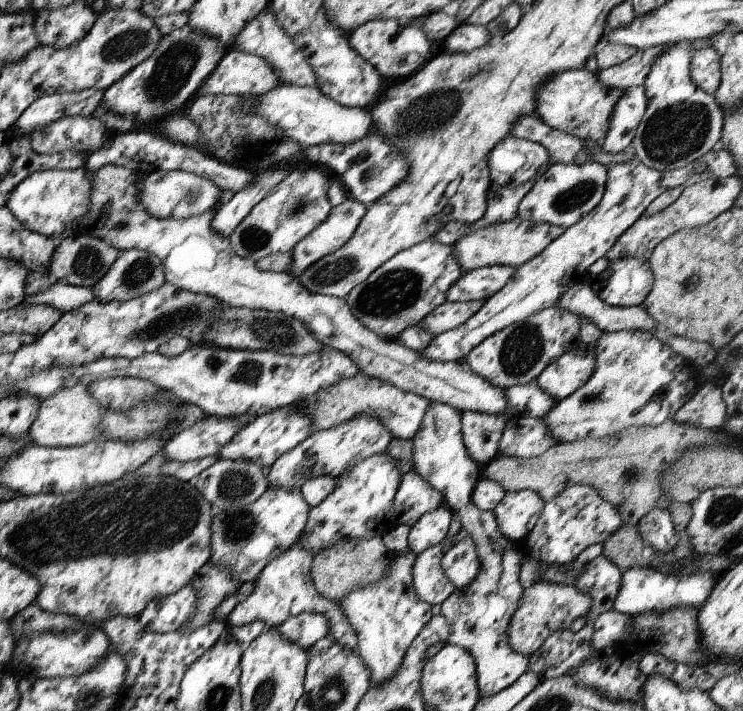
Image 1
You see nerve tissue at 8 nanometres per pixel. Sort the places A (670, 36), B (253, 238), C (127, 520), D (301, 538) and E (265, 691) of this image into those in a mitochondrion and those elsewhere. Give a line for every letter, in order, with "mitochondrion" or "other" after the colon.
A: other
B: mitochondrion
C: mitochondrion
D: other
E: mitochondrion

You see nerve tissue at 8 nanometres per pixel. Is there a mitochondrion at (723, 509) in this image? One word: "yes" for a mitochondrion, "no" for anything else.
yes

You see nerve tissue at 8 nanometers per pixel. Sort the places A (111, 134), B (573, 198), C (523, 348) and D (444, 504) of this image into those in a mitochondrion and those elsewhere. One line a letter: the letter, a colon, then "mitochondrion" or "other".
A: other
B: mitochondrion
C: mitochondrion
D: other

